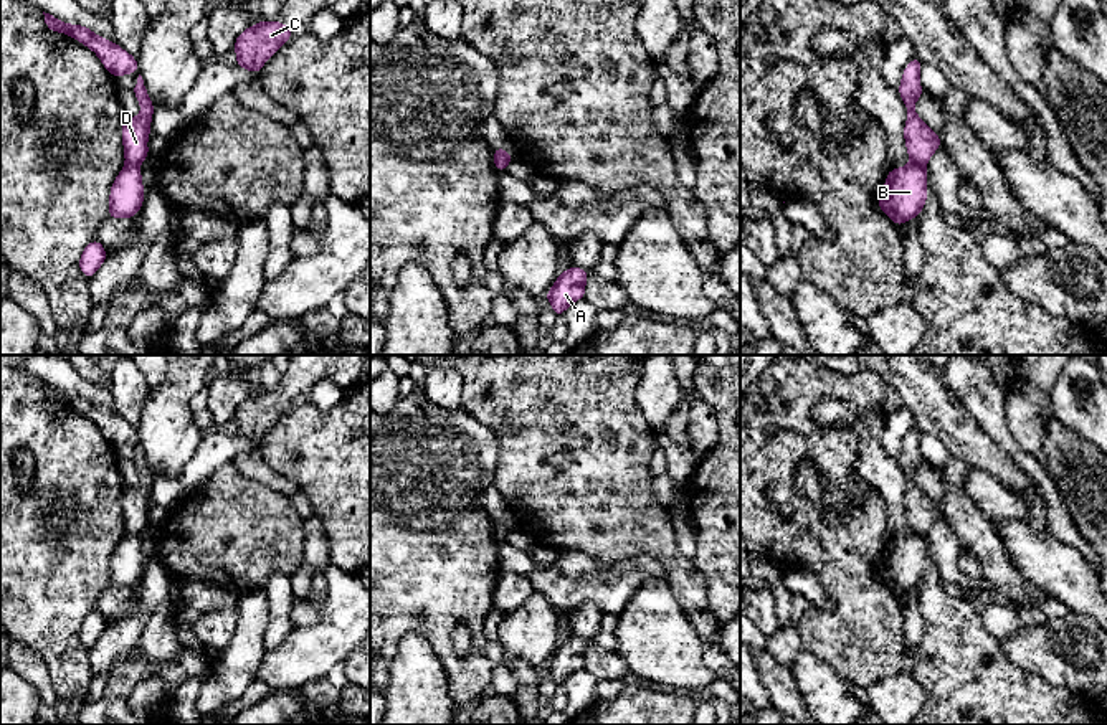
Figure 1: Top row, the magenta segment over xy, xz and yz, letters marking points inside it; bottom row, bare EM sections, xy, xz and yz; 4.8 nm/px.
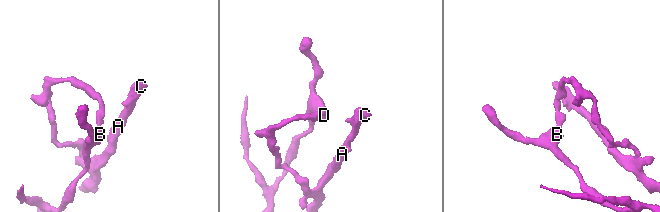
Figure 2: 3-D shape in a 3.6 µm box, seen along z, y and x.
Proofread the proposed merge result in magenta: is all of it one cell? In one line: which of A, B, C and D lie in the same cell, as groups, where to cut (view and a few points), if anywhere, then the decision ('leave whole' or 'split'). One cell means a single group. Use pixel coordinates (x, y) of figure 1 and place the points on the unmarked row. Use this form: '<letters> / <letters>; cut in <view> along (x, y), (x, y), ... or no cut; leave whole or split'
A C D / B; cut in xy along (128, 532), (137, 535); split

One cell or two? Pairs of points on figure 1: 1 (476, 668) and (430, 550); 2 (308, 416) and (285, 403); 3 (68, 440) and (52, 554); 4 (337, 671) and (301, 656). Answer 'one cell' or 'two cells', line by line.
1: one cell
2: two cells
3: one cell
4: two cells

